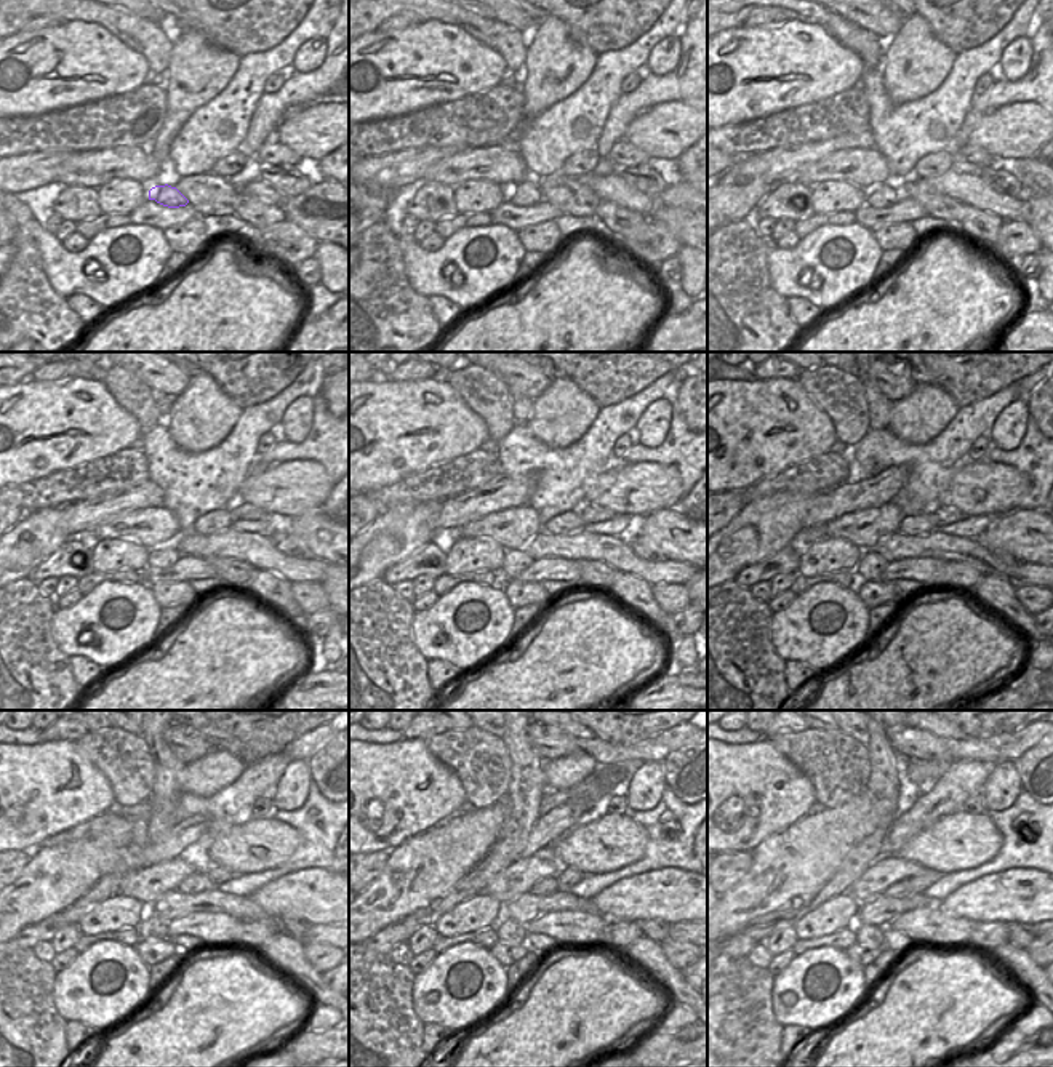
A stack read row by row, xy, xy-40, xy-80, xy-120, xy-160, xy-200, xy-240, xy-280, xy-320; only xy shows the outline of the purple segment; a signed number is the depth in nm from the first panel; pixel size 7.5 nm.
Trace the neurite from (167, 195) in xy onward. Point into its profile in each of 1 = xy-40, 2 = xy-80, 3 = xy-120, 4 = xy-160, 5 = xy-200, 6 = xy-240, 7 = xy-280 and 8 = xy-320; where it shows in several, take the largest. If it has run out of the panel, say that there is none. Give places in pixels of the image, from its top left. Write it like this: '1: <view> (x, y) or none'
1: xy-40 (525, 194)
2: xy-80 (887, 194)
3: xy-120 (167, 555)
4: xy-160 (516, 560)
5: xy-200 (871, 565)
6: xy-240 (154, 927)
7: xy-280 (509, 931)
8: xy-320 (869, 936)

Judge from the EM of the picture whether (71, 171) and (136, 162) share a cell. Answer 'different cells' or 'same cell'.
same cell

